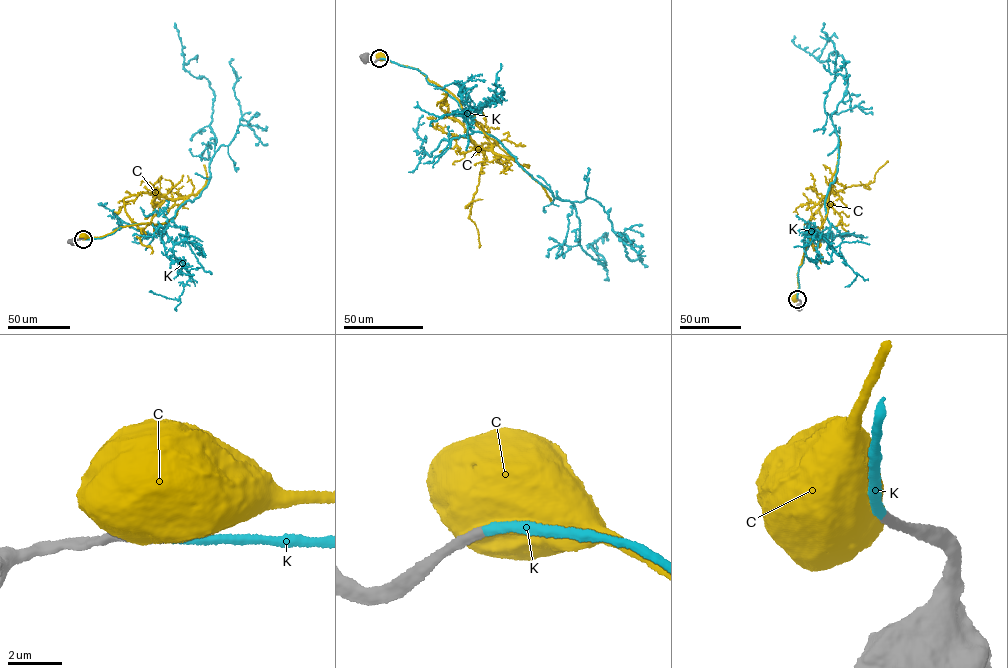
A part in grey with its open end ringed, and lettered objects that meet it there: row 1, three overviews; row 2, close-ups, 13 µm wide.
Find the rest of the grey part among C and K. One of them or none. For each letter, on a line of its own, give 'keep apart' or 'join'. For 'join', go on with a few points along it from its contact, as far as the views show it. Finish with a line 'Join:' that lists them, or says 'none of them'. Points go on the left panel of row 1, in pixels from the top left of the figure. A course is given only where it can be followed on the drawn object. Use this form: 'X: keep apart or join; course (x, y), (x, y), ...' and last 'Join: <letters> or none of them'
C: keep apart
K: join; course (83, 239), (134, 224), (164, 229), (207, 185), (213, 91), (183, 68), (174, 23)
Join: K

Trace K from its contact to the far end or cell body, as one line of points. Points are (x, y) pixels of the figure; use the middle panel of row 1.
K: (379, 59), (425, 75), (472, 132), (571, 202), (579, 244), (604, 265), (587, 245), (608, 240)

